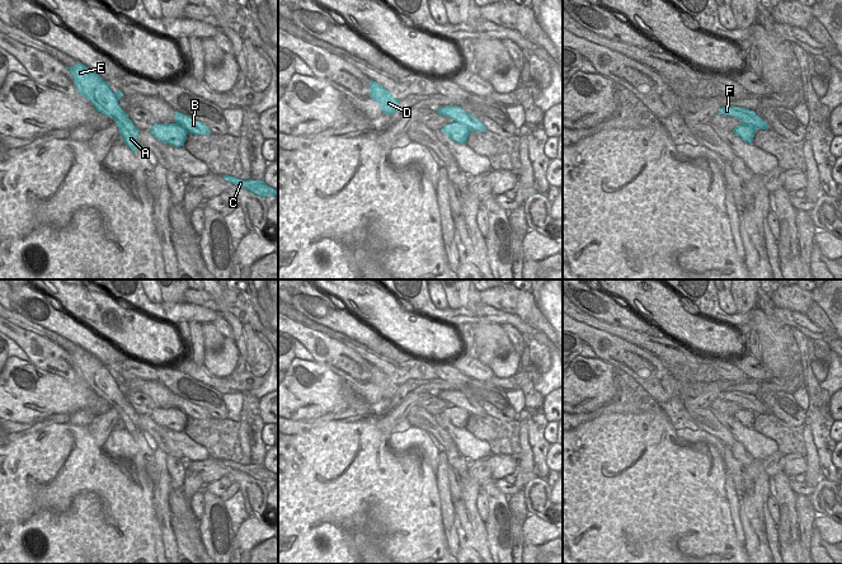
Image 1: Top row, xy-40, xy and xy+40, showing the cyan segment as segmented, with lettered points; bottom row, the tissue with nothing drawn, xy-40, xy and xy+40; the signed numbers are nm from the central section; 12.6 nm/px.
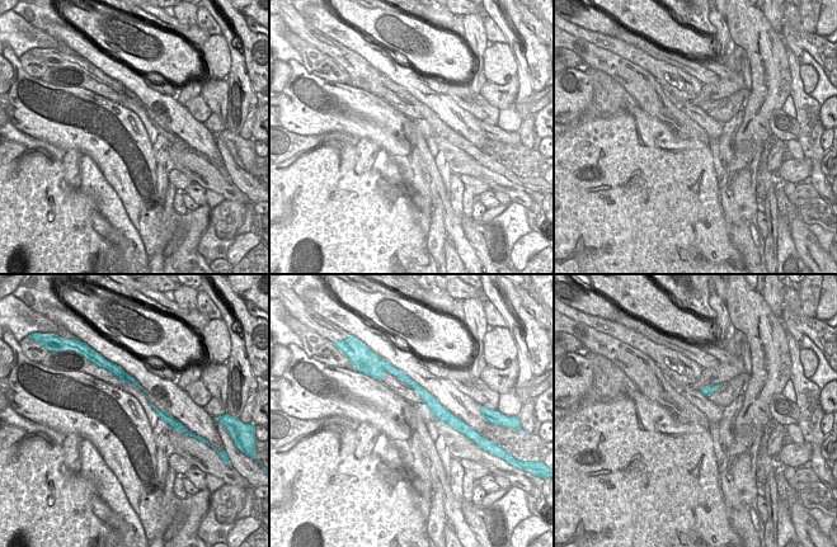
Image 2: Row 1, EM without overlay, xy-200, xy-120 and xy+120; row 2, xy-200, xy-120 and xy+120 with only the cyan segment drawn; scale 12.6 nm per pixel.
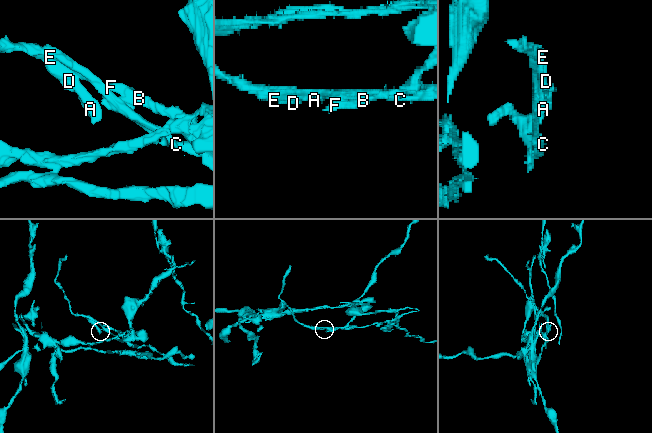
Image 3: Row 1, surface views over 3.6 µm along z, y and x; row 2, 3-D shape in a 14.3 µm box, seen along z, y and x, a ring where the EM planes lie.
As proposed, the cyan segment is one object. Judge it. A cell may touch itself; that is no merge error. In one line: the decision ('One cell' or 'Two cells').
Two cells.

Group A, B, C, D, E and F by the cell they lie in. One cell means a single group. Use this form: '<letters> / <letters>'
A C D E / B F

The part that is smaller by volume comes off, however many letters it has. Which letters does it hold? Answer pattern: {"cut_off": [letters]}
{"cut_off": ["A", "C", "D", "E"]}

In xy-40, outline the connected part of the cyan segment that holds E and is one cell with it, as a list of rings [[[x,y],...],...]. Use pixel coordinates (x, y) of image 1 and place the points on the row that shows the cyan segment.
[[[76,62],[77,64],[72,67],[65,65],[71,72],[76,90],[90,100],[99,113],[112,117],[116,121],[116,126],[124,140],[124,145],[127,145],[132,151],[144,149],[145,146],[137,141],[140,130],[118,104],[123,93],[121,90],[113,93],[110,85],[97,72],[81,62]]]

